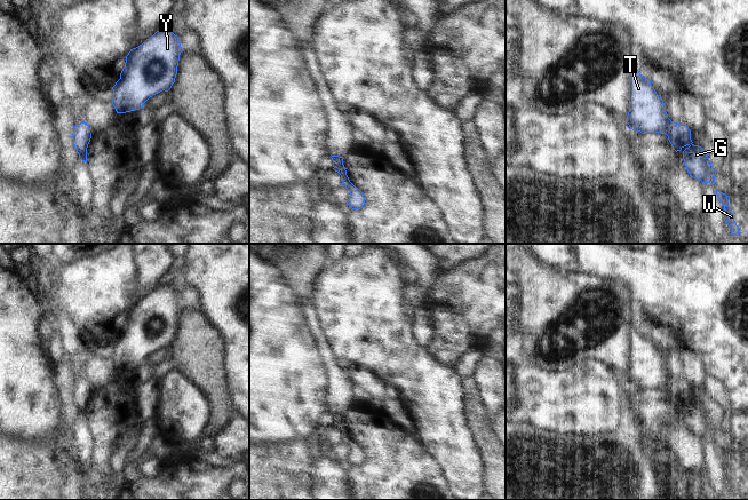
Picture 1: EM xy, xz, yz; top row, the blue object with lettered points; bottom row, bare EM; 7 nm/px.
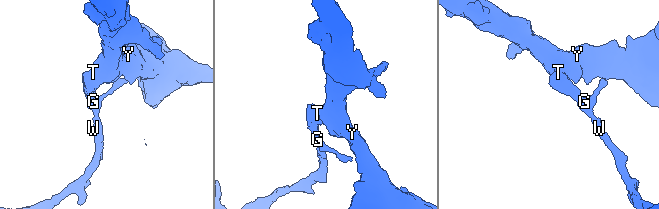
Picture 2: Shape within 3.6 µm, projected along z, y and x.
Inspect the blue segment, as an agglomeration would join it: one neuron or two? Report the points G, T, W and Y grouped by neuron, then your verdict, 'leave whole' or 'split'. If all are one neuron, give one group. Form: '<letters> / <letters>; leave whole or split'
G W / T Y; split

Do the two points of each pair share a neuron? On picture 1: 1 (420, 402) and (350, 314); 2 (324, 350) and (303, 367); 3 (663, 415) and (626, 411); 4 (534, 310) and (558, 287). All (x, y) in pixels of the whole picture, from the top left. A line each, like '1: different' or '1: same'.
1: same
2: different
3: different
4: same

